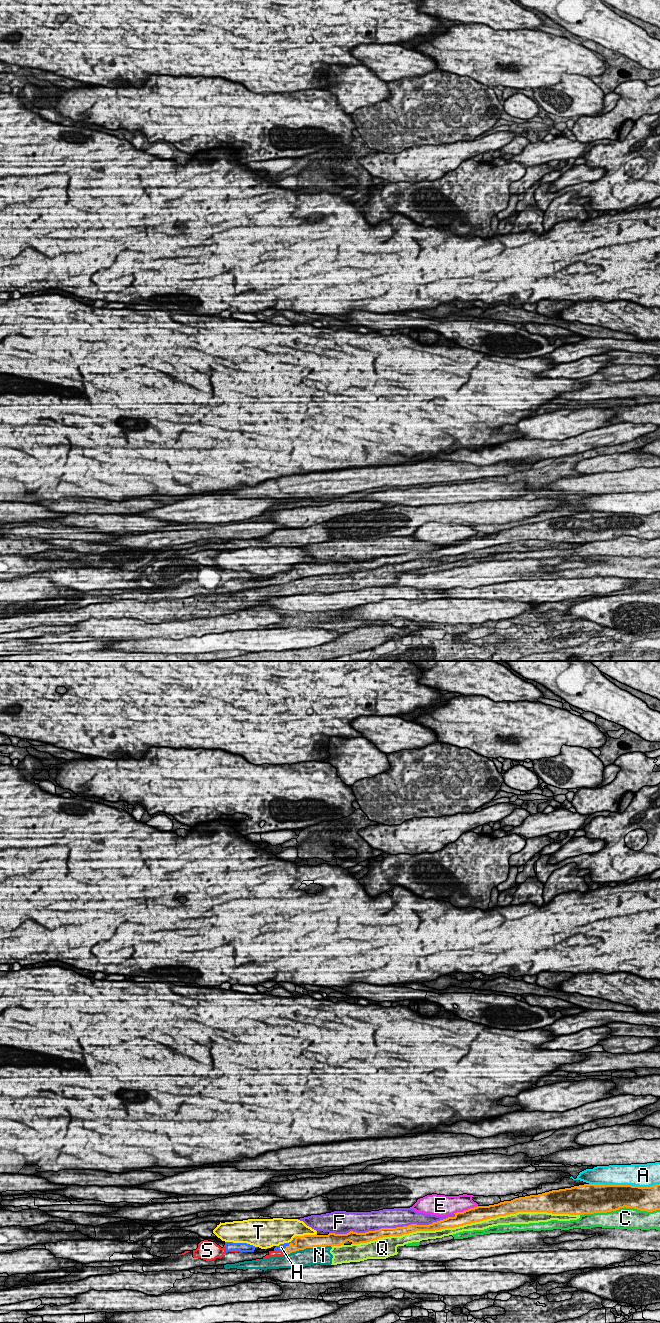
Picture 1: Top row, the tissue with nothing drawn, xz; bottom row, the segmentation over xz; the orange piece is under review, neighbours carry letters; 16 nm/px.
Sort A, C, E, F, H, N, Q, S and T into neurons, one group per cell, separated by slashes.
A / C / E / F / H S / N Q / T

